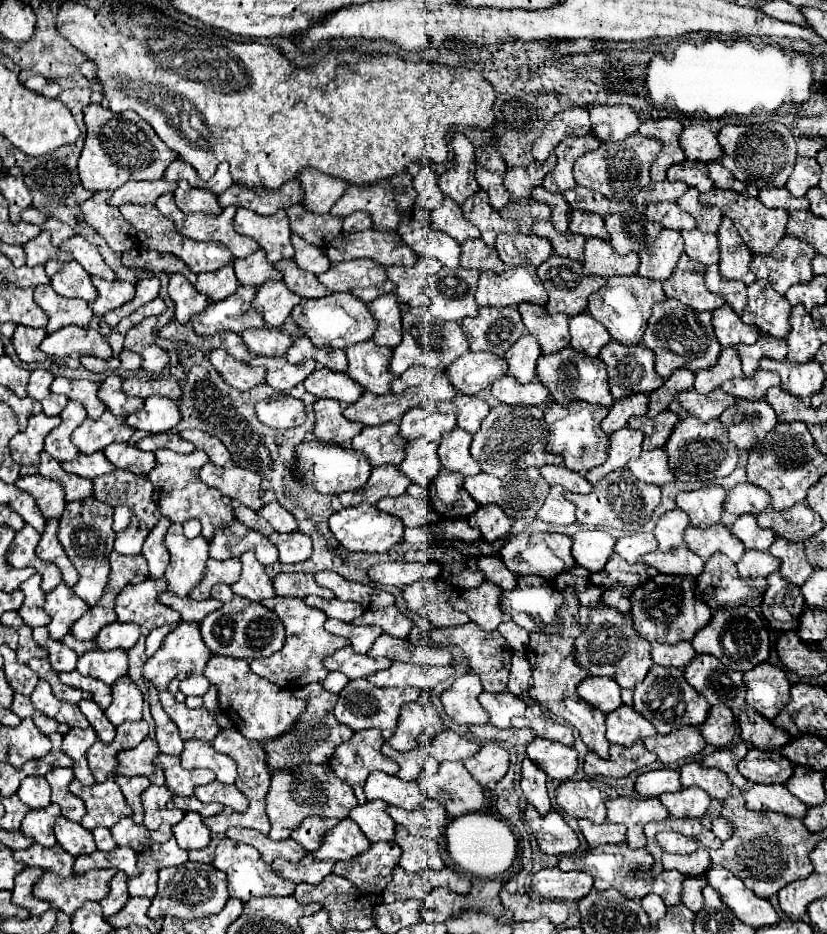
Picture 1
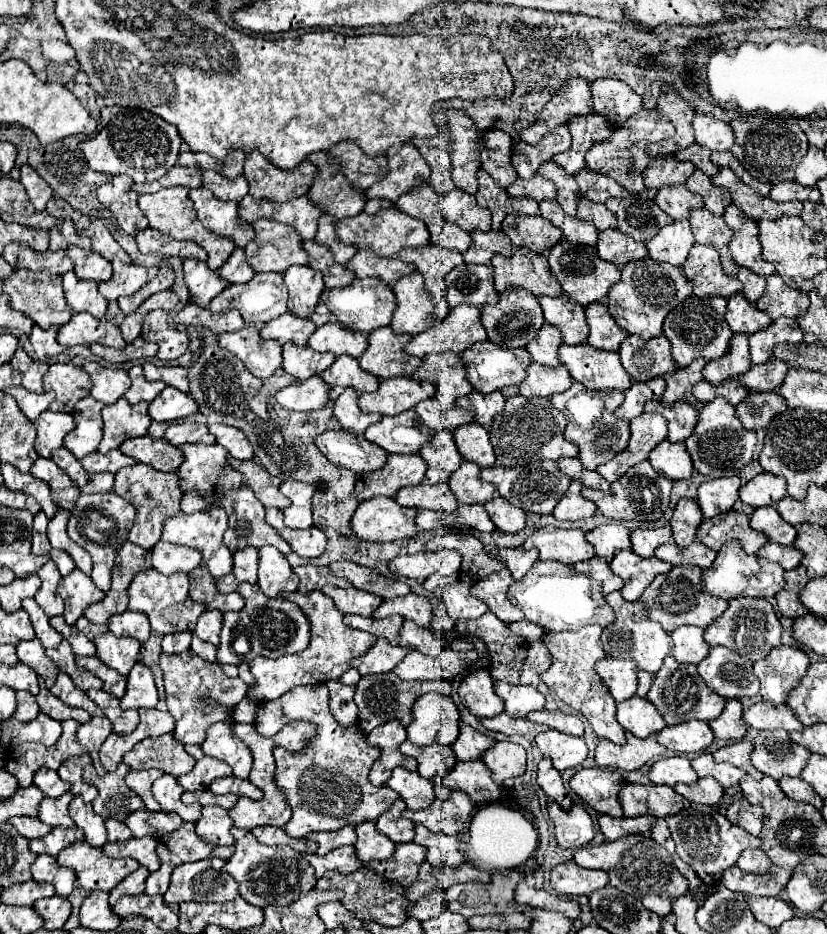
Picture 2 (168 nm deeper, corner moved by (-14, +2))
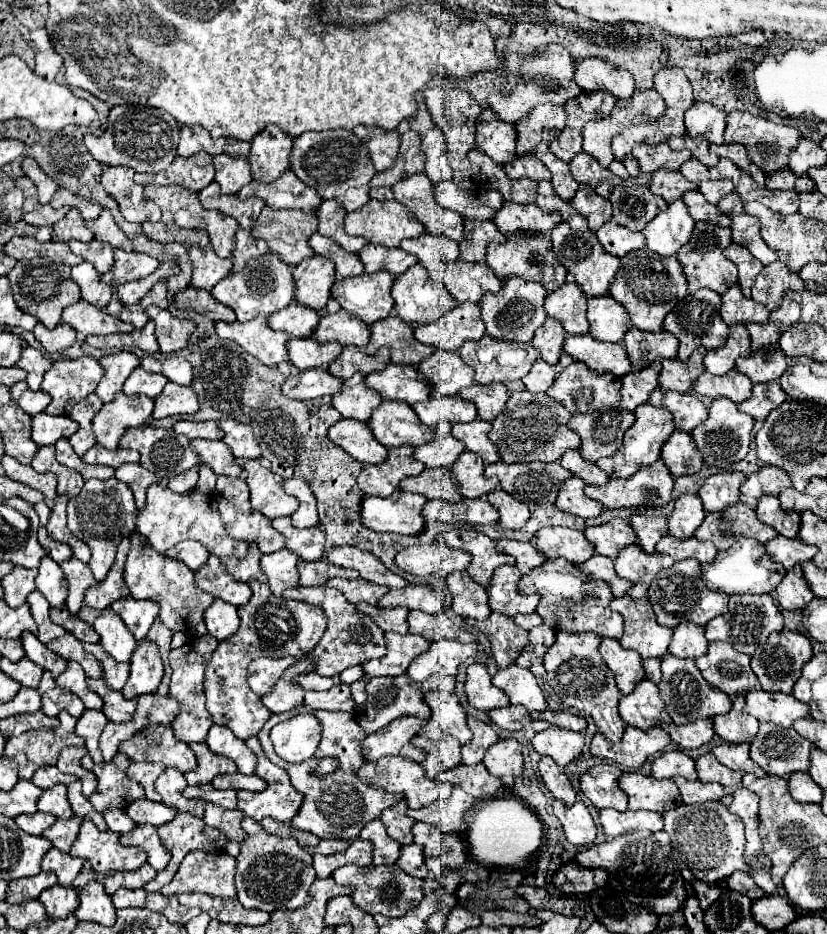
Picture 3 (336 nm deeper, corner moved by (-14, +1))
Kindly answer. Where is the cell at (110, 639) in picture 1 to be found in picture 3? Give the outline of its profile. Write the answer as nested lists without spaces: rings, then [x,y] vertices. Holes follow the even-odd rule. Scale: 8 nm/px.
[[[133,596],[115,600],[111,608],[123,618],[123,622],[135,634],[137,640],[143,640],[147,636],[147,630],[159,614],[159,604],[155,600],[137,600]]]

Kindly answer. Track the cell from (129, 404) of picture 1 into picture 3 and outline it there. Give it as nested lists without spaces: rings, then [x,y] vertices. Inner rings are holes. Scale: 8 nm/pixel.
[[[139,366],[127,378],[127,382],[123,386],[123,392],[125,394],[145,394],[145,396],[157,398],[157,394],[161,394],[161,390],[167,382],[169,380],[163,374],[153,374],[153,372],[147,372]]]

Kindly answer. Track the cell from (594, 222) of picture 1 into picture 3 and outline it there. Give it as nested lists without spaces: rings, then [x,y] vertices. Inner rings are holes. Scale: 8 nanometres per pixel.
[[[589,184],[579,186],[577,194],[571,198],[571,206],[575,206],[575,210],[579,214],[583,214],[583,218],[587,218],[589,228],[593,232],[601,224],[611,220],[611,202],[605,196],[599,196],[595,192],[595,188],[589,186]]]

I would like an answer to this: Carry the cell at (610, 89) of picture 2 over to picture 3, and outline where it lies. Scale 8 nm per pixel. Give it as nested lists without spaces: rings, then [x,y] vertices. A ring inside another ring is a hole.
[[[585,58],[577,62],[575,82],[583,90],[611,90],[617,98],[629,98],[635,90],[633,76],[607,60],[603,62],[603,58]]]

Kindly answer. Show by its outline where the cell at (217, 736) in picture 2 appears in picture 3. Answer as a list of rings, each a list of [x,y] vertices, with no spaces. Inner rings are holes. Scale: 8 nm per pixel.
[[[213,724],[209,728],[209,736],[207,736],[207,746],[211,748],[211,752],[221,754],[231,758],[241,774],[251,774],[255,772],[255,764],[257,758],[255,754],[247,748],[247,744],[239,738],[235,738],[235,734],[227,728],[227,726],[219,726]]]

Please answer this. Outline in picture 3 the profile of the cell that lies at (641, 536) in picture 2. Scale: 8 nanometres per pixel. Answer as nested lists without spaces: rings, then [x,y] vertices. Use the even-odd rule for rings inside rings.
[[[633,514],[631,524],[633,524],[635,532],[637,532],[639,544],[643,546],[643,550],[647,550],[647,554],[653,554],[655,544],[659,542],[659,538],[667,536],[667,520],[663,516]]]

